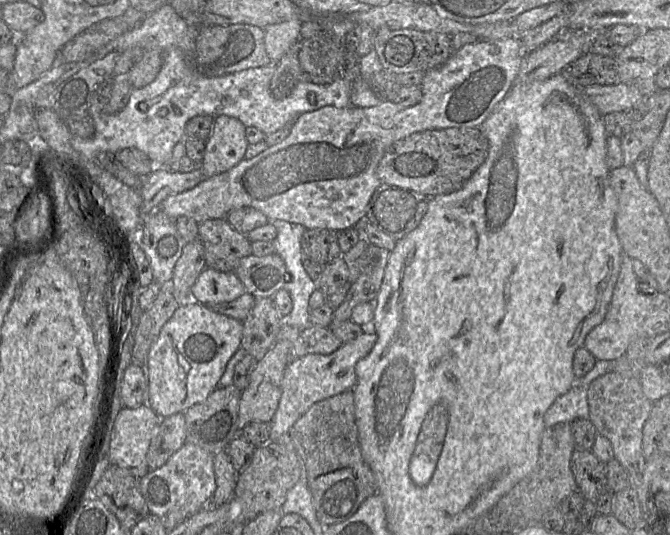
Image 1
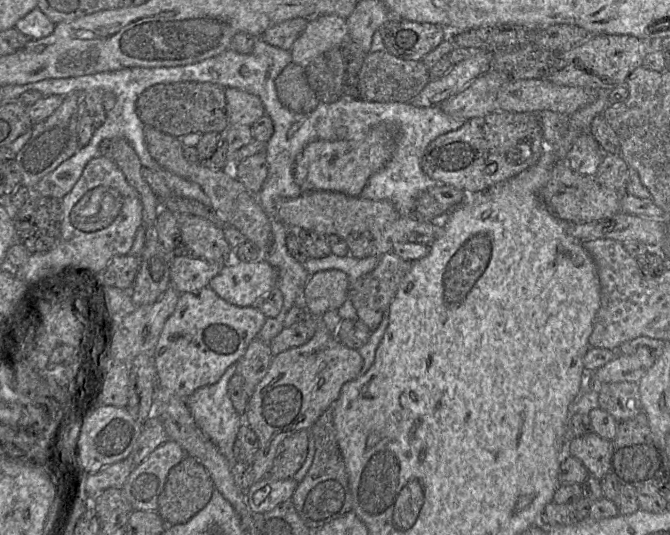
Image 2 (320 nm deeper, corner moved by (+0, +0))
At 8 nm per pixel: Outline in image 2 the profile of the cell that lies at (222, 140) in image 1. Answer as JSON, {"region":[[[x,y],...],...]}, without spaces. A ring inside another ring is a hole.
{"region":[[[225,88],[229,126],[251,126],[265,114],[261,99],[237,88]]]}

